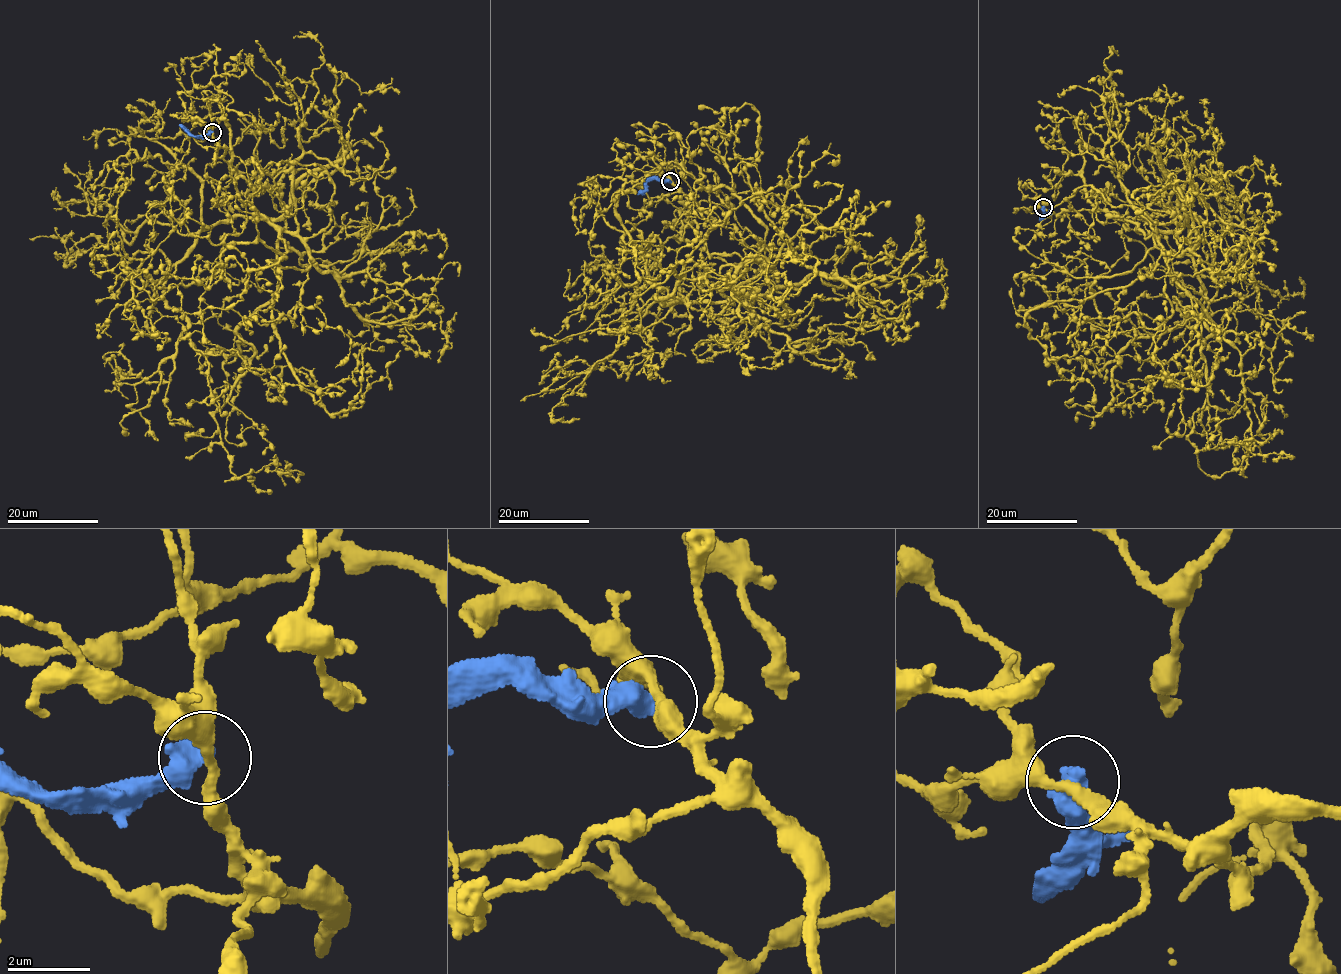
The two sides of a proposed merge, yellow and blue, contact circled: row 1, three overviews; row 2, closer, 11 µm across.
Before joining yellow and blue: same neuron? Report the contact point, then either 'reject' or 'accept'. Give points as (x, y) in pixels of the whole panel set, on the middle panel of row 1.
(670, 181) | reject

